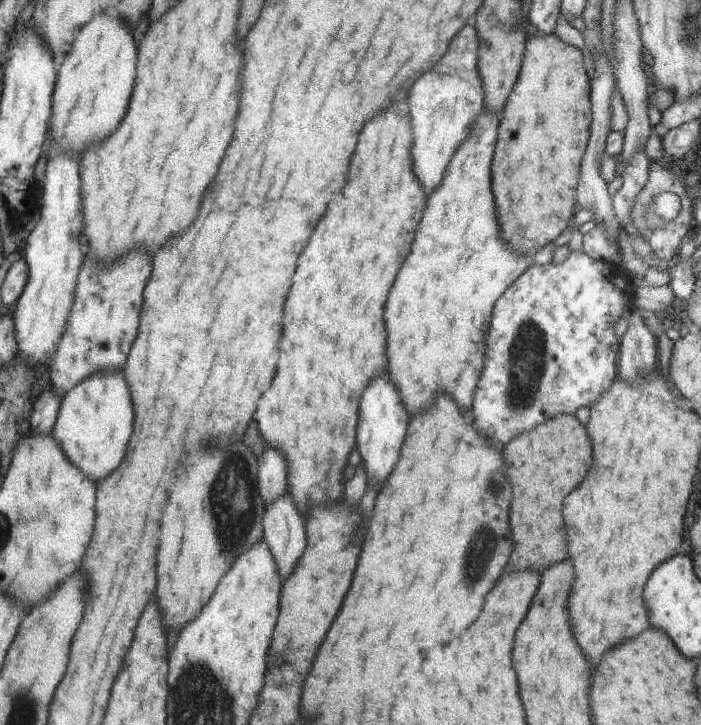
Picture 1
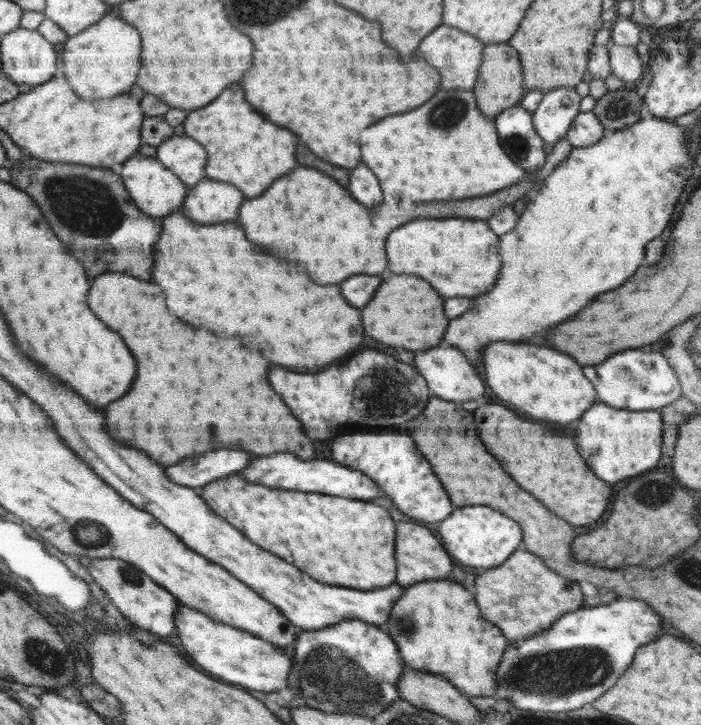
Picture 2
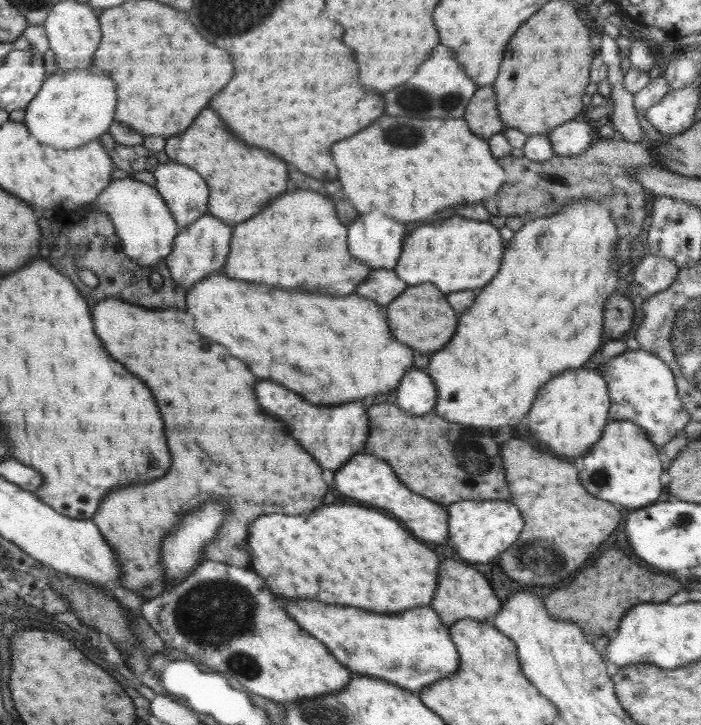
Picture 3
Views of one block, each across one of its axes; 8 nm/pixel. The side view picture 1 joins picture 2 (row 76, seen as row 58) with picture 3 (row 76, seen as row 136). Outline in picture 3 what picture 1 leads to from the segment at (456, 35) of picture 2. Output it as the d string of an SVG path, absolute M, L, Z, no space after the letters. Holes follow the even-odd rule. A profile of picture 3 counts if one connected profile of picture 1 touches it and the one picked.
M436 46L430 60L426 60L418 72L398 88L390 90L386 98L388 116L410 116L410 118L463 118L477 84L466 76L462 66L454 60L455 52L444 46ZM410 94L410 96L404 96ZM422 94L422 96L420 96ZM394 96L394 100L392 100Z

